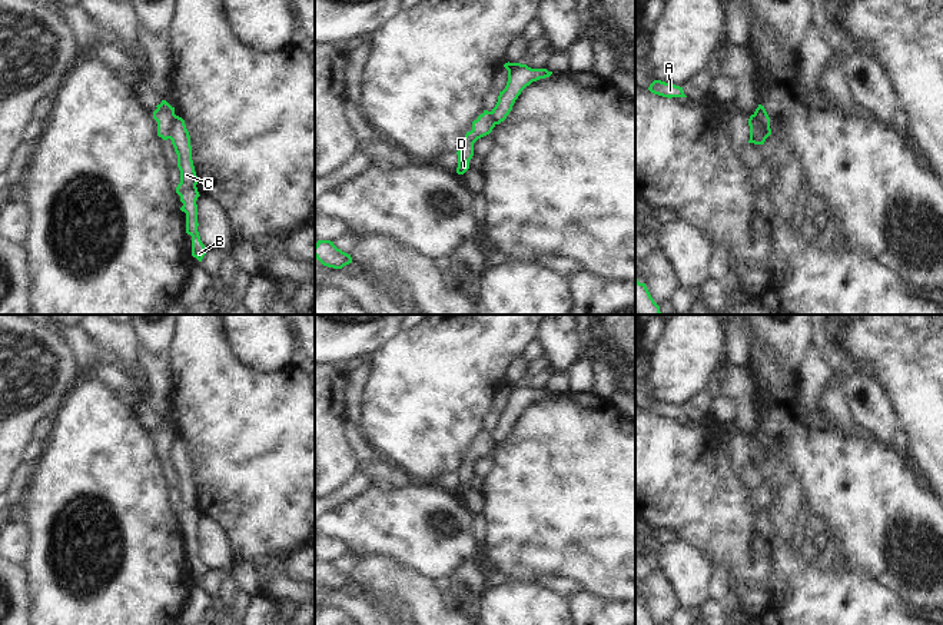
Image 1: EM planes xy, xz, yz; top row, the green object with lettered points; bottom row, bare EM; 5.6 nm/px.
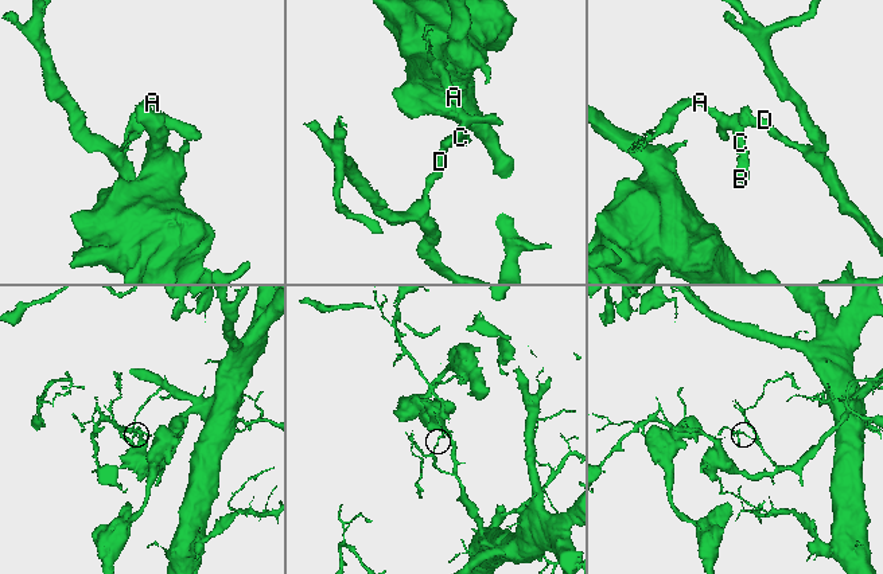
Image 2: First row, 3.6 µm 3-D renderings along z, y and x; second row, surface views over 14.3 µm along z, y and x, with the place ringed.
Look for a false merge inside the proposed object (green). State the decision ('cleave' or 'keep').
cleave

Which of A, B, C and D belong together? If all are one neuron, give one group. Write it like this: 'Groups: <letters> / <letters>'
Groups: A B C / D.

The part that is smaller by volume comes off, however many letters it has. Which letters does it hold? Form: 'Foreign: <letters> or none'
Foreign: A, B, C

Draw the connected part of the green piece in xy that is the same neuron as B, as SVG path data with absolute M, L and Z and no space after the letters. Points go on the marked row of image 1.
M179 116L173 120L170 140L177 154L180 183L176 187L176 193L180 196L180 202L183 203L180 210L186 213L186 233L192 236L192 256L202 262L207 249L202 243L197 232L199 223L196 200L200 196L196 187L197 176L192 160L190 136L185 120Z

